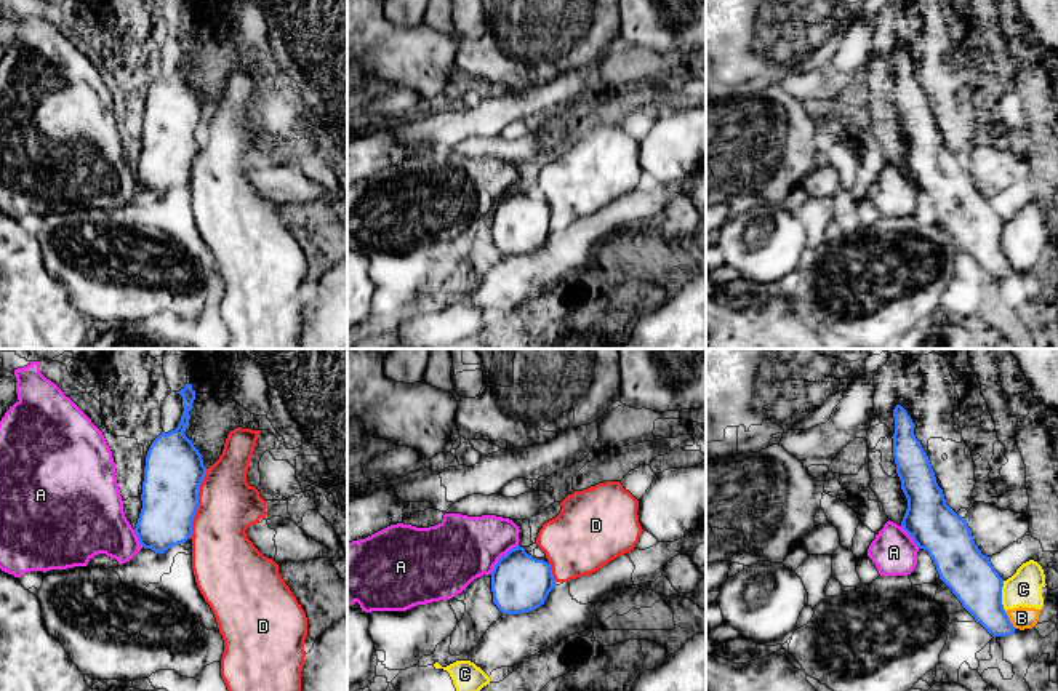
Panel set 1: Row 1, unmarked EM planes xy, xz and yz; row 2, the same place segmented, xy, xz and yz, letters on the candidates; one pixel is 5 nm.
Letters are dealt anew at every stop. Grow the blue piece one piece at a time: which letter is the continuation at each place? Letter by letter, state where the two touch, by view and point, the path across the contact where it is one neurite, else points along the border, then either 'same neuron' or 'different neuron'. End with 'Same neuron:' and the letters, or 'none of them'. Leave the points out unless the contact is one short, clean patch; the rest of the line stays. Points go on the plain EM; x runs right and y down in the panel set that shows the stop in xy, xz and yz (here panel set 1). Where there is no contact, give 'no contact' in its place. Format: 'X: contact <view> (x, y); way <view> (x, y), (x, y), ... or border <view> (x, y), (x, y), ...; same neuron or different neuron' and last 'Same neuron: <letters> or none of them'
A: contact xz (501, 199); border xz (517, 186), (498, 202), (490, 215); different neuron
B: contact yz (1009, 261); border yz (1004, 253), (1015, 269); different neuron
C: contact yz (1001, 237); border yz (1002, 223), (1002, 248), (1005, 251); different neuron
D: contact xy (197, 146); different neuron
Same neuron: none of them

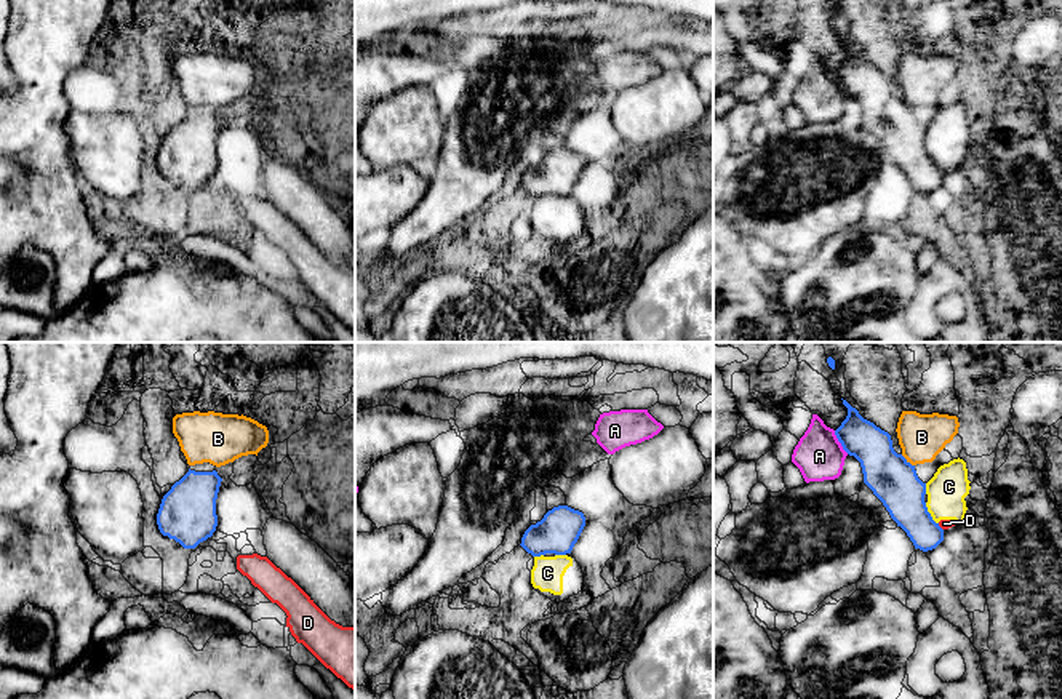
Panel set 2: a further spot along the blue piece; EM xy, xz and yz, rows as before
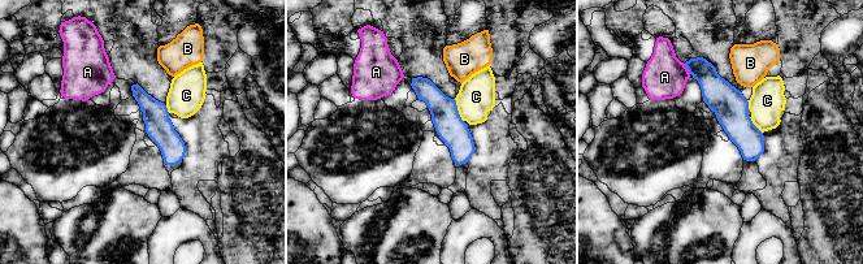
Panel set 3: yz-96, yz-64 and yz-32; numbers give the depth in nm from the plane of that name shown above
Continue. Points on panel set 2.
A: contact yz (838, 82); border yz (834, 72), (840, 87), (848, 95); different neuron
B: contact yz (906, 101); border yz (901, 96), (914, 107); different neuron
C: contact yz (930, 155); border yz (925, 144), (930, 157), (938, 165); different neuron
D: contact yz (939, 168); border yz (938, 165), (942, 171); different neuron
Same neuron: none of them

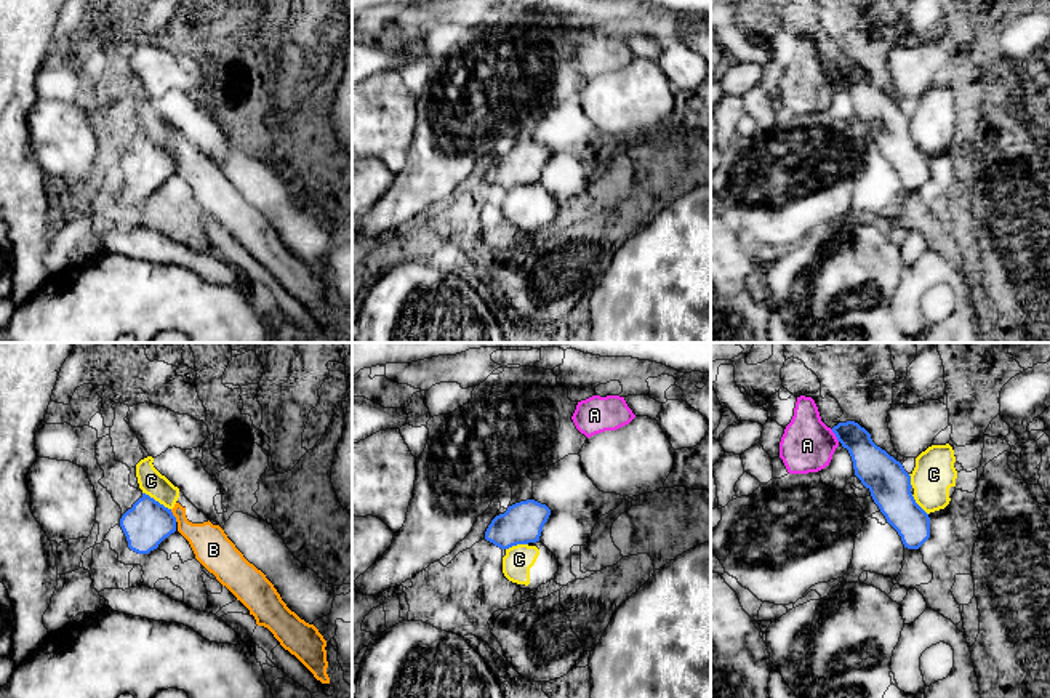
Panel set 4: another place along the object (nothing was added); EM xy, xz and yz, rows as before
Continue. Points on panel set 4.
A: contact yz (836, 77); border yz (831, 71), (839, 82); different neuron
B: contact xy (173, 157); border xy (170, 151), (176, 162); different neuron
C: contact xy (157, 143); border xy (143, 133), (170, 151); different neuron
Same neuron: none of them

